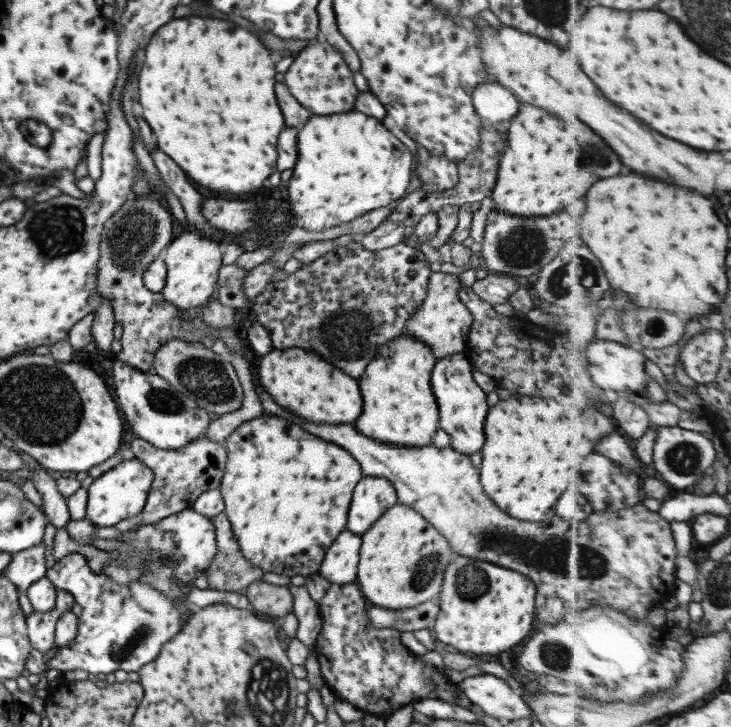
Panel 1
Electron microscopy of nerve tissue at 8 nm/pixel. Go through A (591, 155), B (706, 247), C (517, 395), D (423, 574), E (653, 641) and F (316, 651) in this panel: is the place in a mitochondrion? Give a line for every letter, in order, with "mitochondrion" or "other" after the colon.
A: mitochondrion
B: other
C: other
D: mitochondrion
E: other
F: other

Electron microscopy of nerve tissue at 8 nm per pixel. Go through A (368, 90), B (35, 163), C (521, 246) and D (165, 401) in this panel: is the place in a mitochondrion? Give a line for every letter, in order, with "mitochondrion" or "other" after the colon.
A: other
B: other
C: mitochondrion
D: mitochondrion

